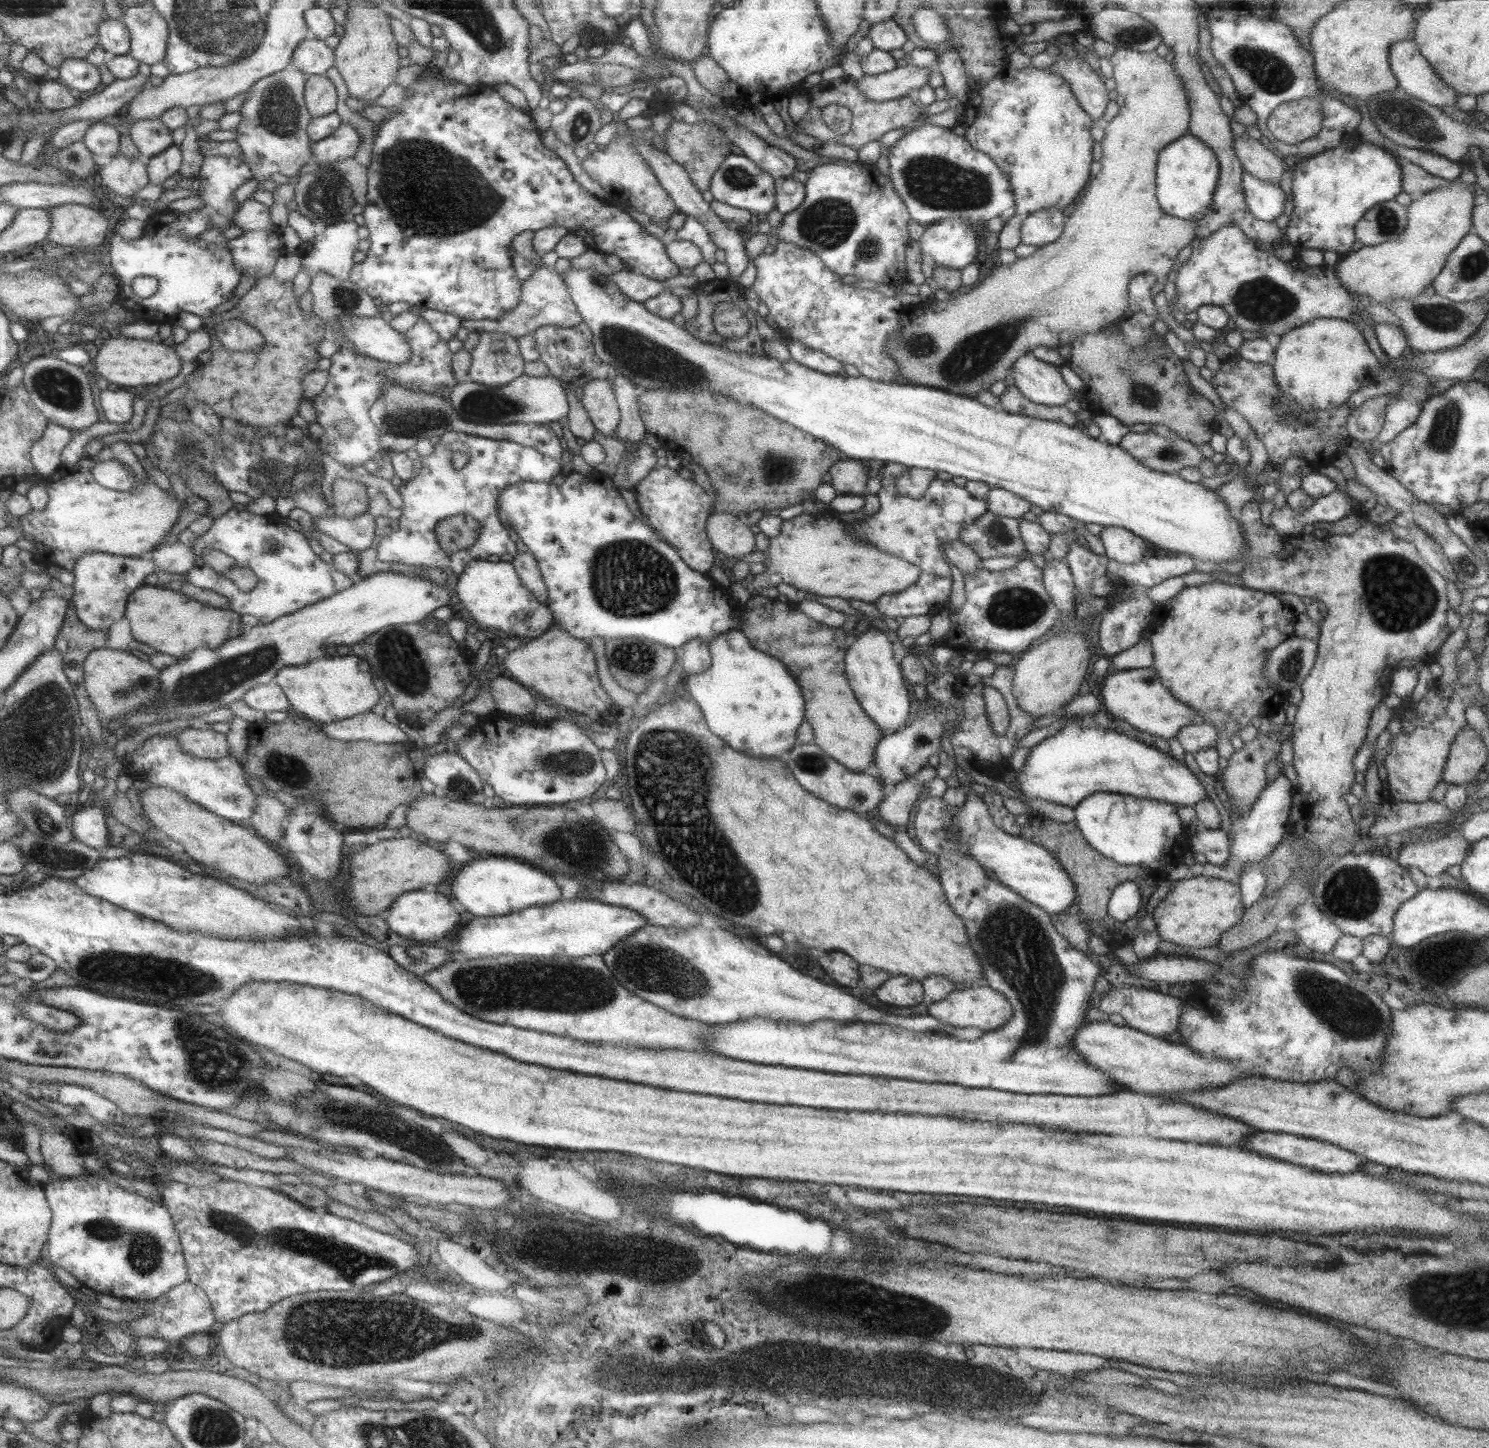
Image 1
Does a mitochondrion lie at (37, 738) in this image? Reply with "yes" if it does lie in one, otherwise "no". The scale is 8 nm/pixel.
yes

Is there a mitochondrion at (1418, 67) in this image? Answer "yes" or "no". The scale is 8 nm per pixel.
no

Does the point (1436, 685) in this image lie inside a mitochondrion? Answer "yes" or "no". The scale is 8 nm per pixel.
no

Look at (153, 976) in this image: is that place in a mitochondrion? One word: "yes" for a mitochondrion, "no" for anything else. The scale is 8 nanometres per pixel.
yes

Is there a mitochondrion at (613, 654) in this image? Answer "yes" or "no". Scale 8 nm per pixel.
yes

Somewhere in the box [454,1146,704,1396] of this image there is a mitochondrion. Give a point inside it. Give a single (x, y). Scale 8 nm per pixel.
(593, 1366)

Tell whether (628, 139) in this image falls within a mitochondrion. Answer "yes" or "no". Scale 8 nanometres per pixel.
no

